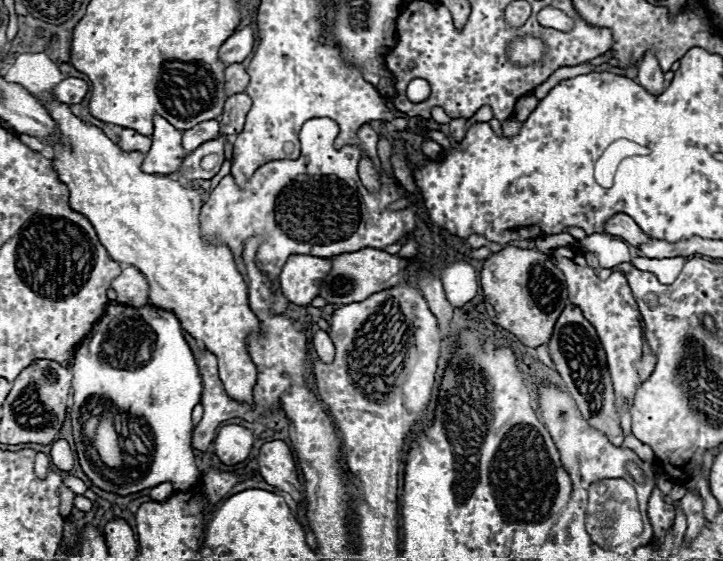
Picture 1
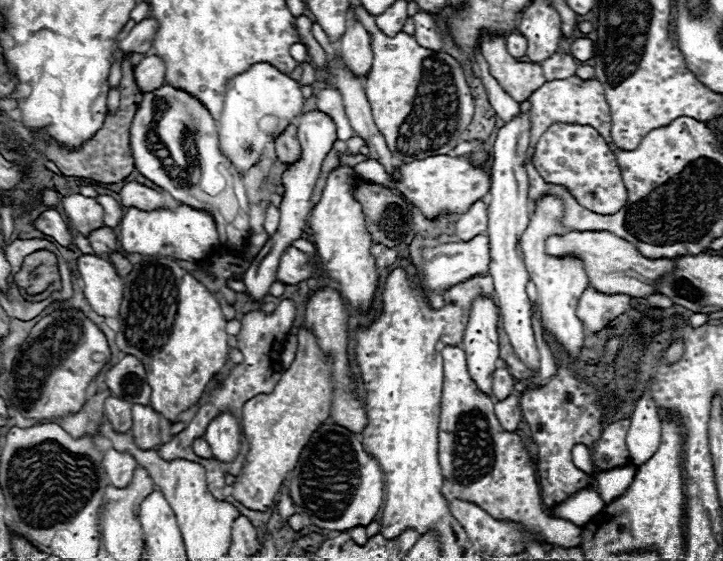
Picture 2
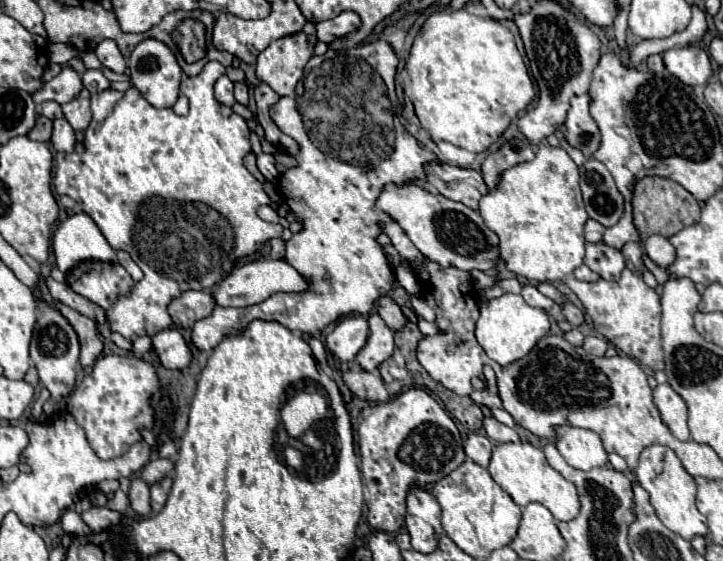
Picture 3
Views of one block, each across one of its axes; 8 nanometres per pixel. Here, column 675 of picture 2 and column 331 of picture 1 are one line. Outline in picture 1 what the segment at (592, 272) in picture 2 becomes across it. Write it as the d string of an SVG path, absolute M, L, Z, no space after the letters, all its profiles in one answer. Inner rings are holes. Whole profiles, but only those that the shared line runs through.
M304 254L290 256L280 274L280 288L290 302L306 306L320 294L322 280L330 270L332 270L330 258Z

